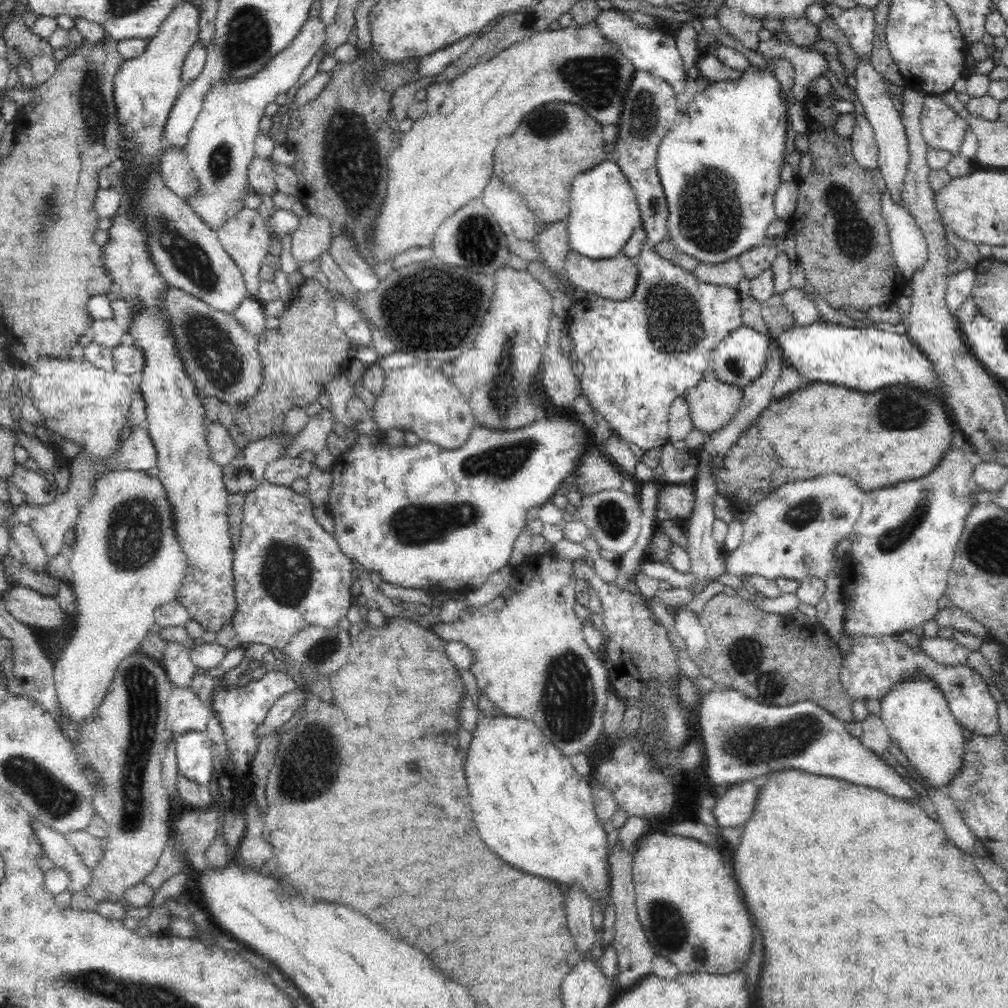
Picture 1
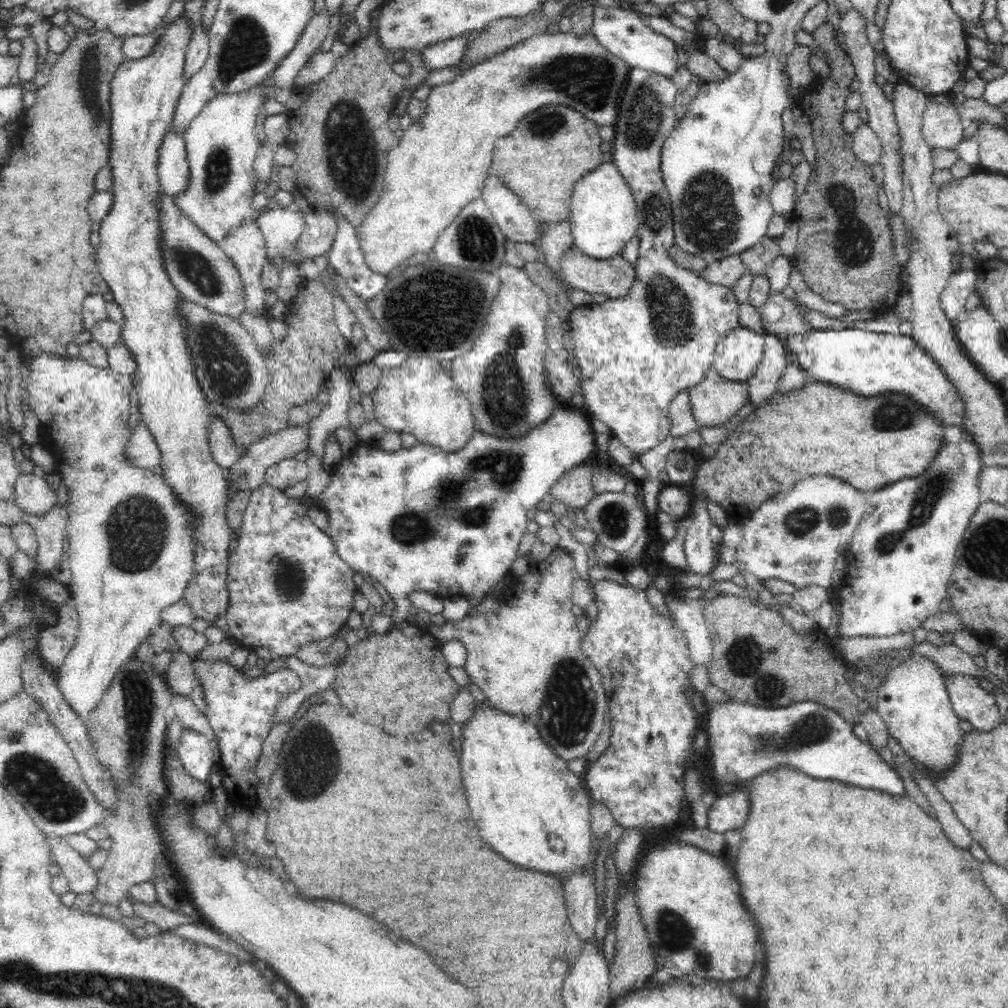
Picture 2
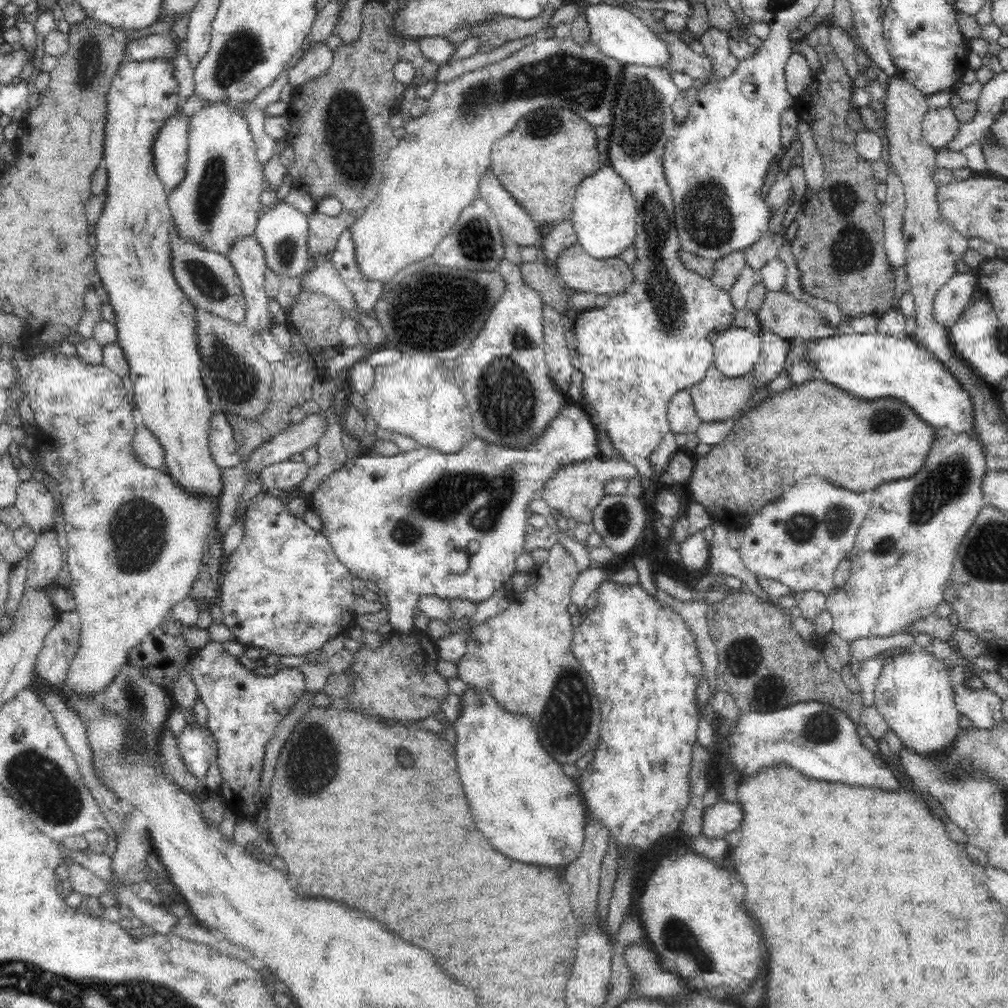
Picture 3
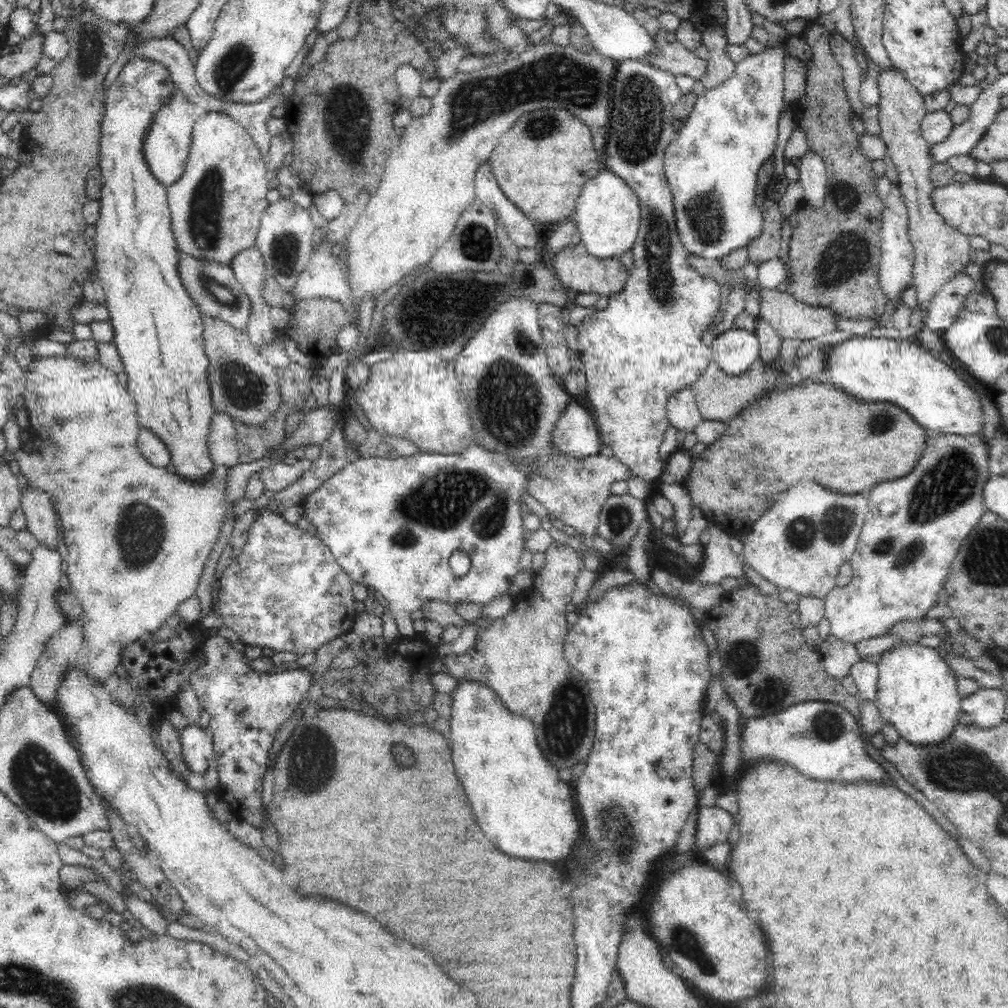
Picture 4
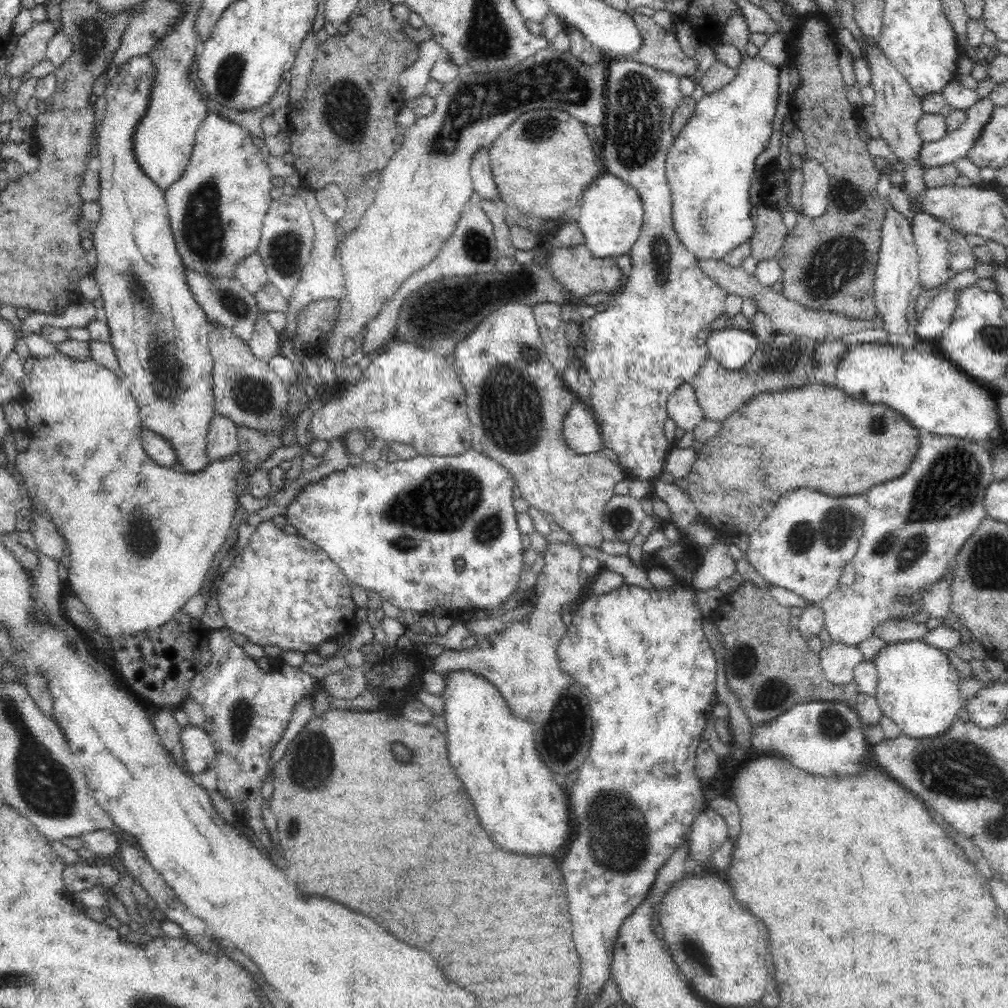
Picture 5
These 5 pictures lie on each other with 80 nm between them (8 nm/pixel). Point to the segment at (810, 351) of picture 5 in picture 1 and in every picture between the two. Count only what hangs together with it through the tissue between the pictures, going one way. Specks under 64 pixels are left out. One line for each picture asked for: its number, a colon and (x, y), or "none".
1: (712, 403)
2: (715, 399)
3: (716, 397)
4: (719, 396)

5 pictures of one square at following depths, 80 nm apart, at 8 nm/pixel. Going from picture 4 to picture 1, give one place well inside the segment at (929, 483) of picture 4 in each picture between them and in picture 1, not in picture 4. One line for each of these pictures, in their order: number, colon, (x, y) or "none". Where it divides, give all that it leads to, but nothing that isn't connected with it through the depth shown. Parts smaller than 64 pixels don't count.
1: (903, 545)
2: (904, 548)
3: (904, 552)

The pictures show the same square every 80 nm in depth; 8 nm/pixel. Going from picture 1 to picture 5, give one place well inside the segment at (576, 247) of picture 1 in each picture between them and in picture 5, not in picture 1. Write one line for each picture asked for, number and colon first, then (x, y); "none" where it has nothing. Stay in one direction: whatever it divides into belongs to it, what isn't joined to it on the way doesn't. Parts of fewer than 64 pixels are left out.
2: (603, 218)
3: (604, 218)
4: (607, 213)
5: (611, 217)

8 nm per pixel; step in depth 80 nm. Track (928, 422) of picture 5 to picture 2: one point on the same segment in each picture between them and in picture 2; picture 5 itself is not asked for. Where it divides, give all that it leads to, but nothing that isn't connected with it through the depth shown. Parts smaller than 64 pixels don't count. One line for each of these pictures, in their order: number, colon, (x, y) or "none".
2: (869, 363)
3: (870, 366)
4: (903, 373)

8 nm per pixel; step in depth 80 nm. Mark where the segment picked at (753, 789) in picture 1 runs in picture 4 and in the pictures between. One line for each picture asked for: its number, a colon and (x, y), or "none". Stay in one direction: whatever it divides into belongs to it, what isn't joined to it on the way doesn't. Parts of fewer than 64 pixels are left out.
2: (729, 812)
3: (719, 819)
4: (712, 823)

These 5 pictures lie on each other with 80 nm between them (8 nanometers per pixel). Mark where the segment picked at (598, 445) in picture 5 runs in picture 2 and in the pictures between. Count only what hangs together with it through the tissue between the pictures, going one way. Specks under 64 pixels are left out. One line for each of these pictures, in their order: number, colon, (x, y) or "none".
2: (403, 519)
3: (393, 521)
4: (576, 433)

